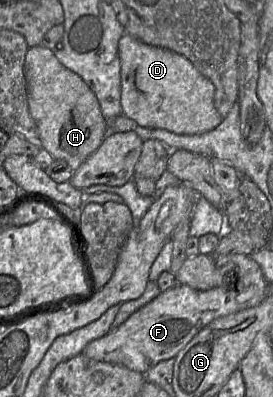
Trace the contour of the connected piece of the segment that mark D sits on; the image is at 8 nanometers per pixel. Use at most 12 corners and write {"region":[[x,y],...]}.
{"region":[[125,33],[123,115],[179,135],[223,120],[184,56]]}

